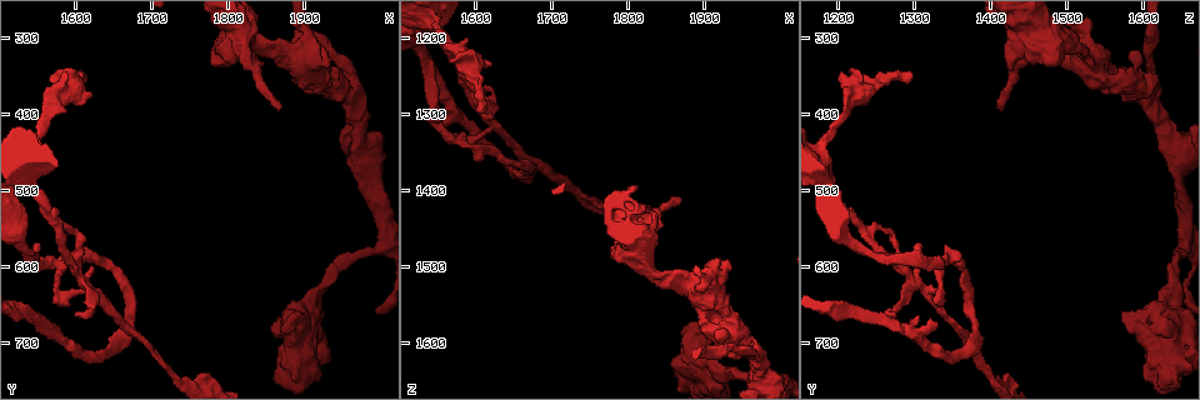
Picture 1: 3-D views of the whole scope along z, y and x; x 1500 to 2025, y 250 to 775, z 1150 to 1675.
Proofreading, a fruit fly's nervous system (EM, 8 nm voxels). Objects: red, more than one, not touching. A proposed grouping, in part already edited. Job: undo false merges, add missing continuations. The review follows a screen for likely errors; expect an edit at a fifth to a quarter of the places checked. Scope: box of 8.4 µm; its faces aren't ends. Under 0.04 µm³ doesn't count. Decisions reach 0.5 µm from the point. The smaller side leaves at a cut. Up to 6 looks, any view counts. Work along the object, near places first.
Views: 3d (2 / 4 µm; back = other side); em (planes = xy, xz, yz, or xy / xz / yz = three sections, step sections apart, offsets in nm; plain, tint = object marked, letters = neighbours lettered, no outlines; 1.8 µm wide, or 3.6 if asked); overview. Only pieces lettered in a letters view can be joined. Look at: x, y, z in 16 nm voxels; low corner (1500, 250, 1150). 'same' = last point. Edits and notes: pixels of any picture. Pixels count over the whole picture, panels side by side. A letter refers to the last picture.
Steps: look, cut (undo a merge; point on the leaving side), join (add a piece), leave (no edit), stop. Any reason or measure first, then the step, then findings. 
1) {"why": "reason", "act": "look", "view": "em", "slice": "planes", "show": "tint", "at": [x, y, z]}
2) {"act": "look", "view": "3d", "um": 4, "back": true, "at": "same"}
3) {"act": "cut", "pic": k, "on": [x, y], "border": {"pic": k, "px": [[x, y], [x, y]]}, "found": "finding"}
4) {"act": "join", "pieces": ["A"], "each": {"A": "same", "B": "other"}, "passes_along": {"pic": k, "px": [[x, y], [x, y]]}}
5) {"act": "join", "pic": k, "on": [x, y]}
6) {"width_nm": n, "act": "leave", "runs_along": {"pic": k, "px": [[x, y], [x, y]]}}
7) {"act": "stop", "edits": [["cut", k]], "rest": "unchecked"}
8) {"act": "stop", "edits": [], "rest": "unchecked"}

{"why": "arms part here", "act": "look", "view": "em", "slice": "xz", "step": 8, "show": "tint", "at": [1940, 360, 1580]}

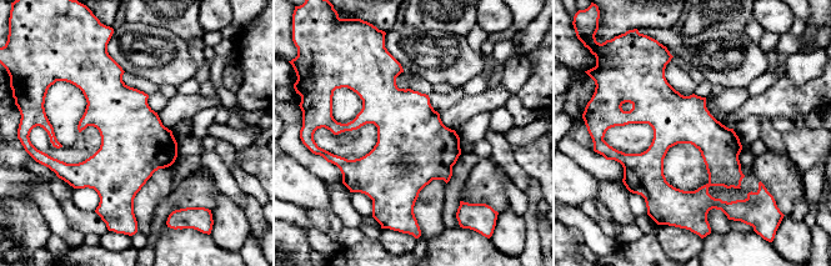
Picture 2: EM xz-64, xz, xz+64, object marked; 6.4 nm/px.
{"act": "look", "view": "em", "slice": "xy", "step": 16, "show": "letters", "at": "same"}

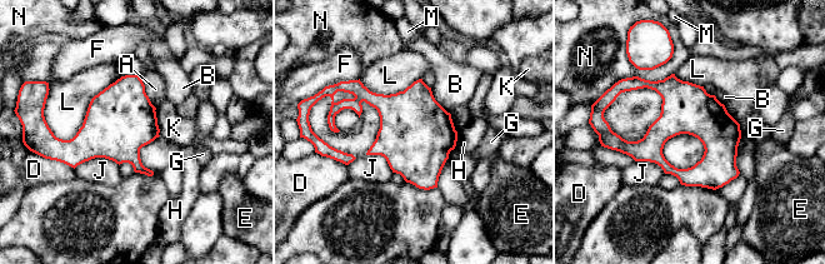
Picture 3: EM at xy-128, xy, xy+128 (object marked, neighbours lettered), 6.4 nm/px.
{"act": "leave", "each": {"A": "other", "B": "other", "D": "other", "E": "other", "F": "other", "G": "other", "H": "other", "J": "other", "K": "other", "L": "other", "M": "other", "N": "other"}, "border": {"pic": 3, "px": [[155, 108], [160, 135]]}, "found": "one neuron here"}

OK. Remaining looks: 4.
{"why": "looks like a crossing", "act": "look", "view": "em", "slice": "planes", "show": "tint", "at": [1900, 660, 1630]}

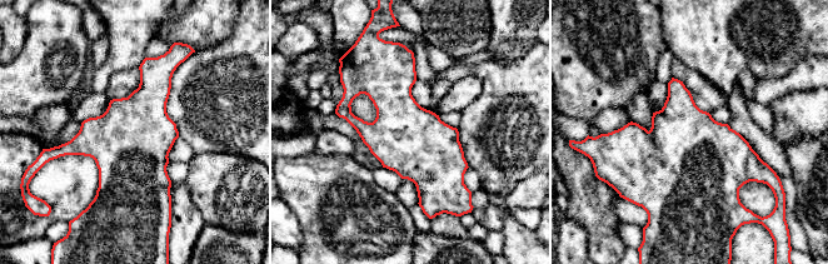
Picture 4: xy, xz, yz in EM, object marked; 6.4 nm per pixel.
{"why": "see the neighbours", "act": "look", "view": "em", "slice": "planes", "show": "letters", "at": "same"}

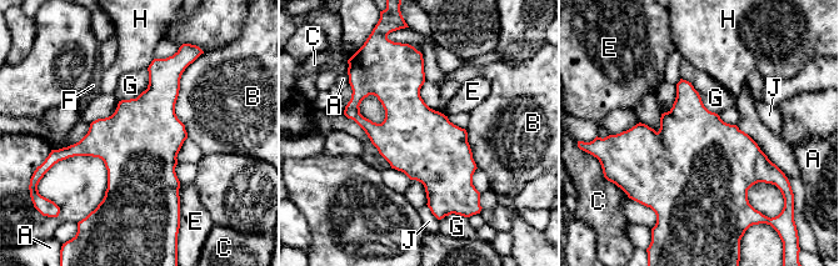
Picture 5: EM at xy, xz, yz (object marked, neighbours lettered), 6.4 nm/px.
{"act": "leave", "each": {"A": "other", "B": "other", "C": "other", "E": "other", "F": "other", "G": "other", "H": "other", "J": "other"}, "border": {"pic": 5, "px": [[148, 69], [148, 86], [119, 101]]}, "found": "continuous, no second neuron"}

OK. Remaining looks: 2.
{"act": "stop", "edits": [], "rest": "unchecked"}

